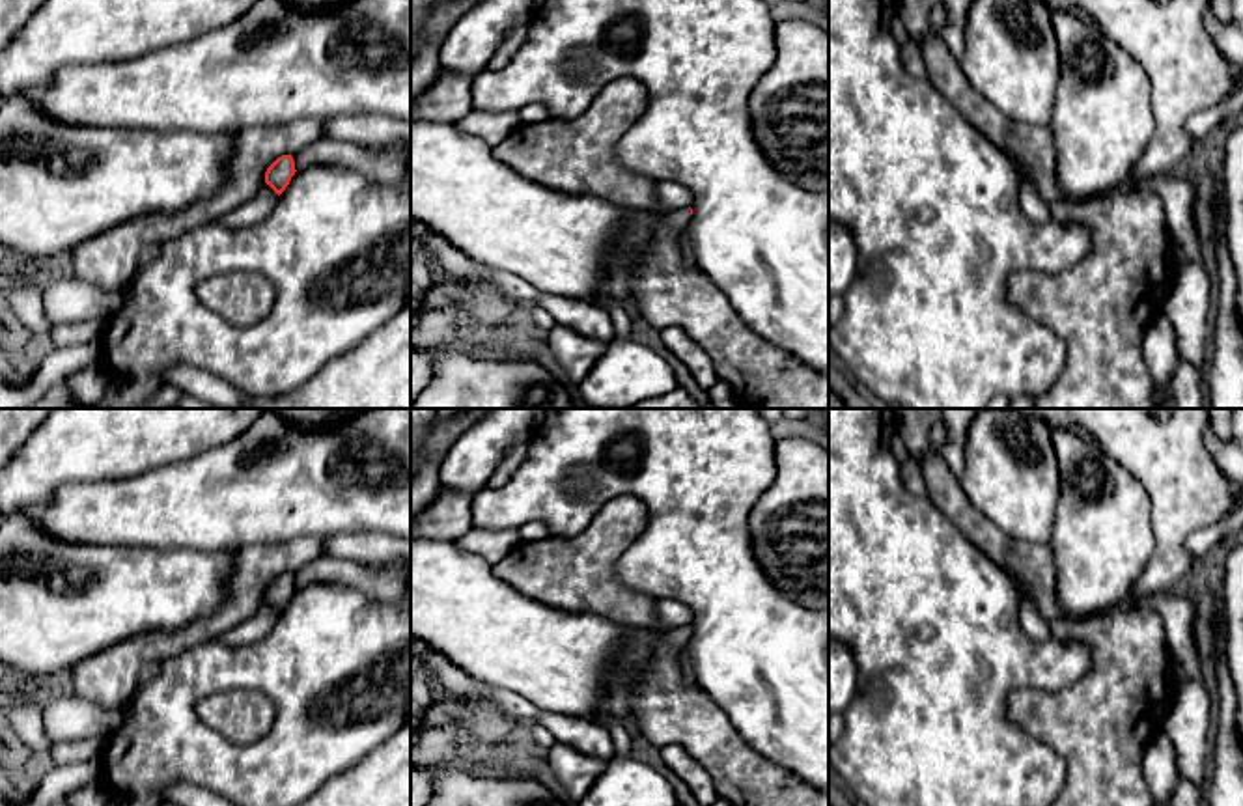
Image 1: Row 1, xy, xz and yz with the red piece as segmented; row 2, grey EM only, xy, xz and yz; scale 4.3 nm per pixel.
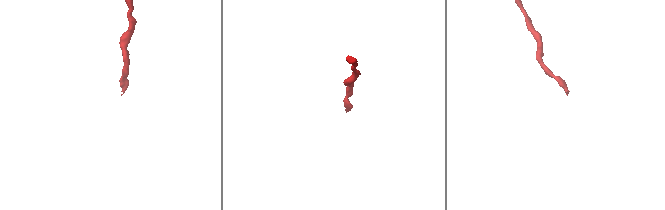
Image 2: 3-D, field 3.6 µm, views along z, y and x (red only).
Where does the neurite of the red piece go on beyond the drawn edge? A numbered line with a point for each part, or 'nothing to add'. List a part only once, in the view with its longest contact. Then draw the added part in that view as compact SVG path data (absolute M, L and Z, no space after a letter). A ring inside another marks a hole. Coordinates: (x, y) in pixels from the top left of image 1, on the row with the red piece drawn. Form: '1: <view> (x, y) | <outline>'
1: xz (669, 291) | M691 209L663 215L651 239L635 257L622 259L631 274L631 297L655 328L679 327L713 360L719 381L728 382L745 409L829 409L829 375L752 332L722 291L679 250Z

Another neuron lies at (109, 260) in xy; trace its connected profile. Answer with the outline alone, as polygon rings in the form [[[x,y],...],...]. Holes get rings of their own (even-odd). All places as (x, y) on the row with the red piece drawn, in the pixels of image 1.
[[[314,118],[233,131],[226,179],[213,196],[170,215],[144,215],[118,224],[73,248],[58,263],[60,271],[106,291],[123,291],[134,278],[144,248],[218,220],[252,200],[278,157],[295,157],[319,138],[323,121]]]

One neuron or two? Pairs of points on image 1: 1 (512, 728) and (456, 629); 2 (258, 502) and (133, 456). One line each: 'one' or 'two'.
1: two
2: two

